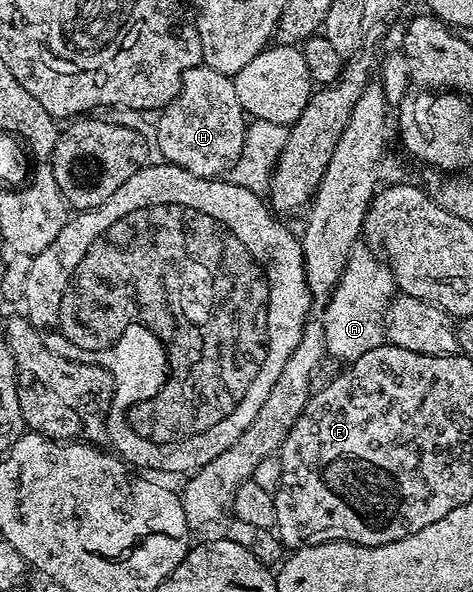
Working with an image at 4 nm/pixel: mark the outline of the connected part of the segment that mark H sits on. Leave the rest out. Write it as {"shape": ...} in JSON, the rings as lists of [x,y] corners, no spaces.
{"shape":[[[207,65],[186,72],[177,99],[160,111],[158,118],[155,140],[161,144],[164,161],[200,178],[220,179],[243,152],[247,115],[235,96],[233,79]]]}

